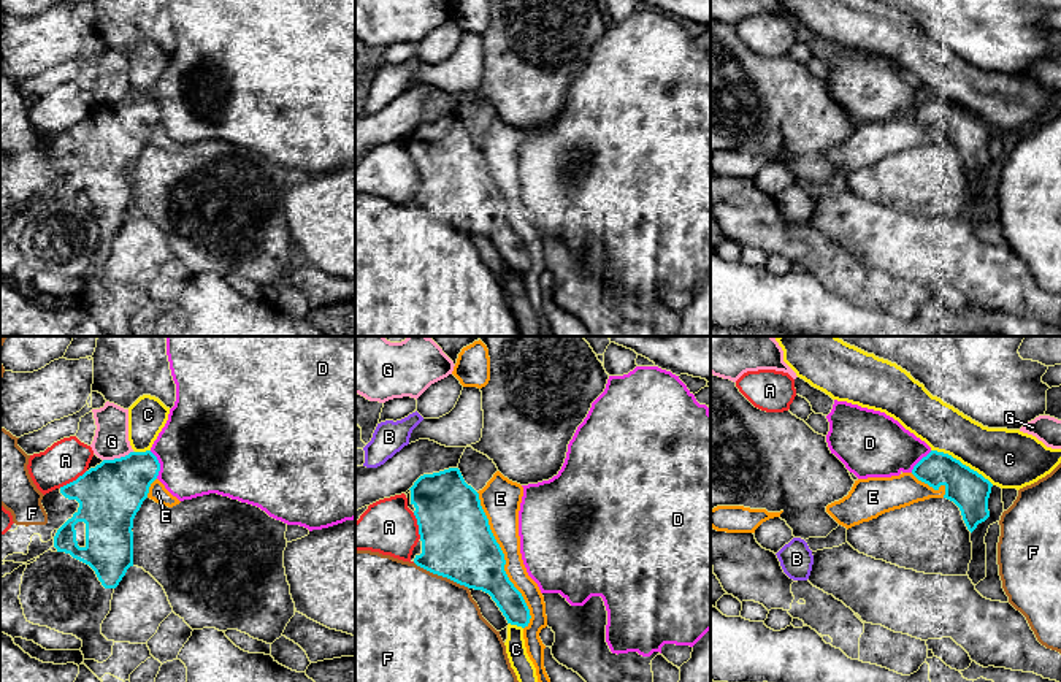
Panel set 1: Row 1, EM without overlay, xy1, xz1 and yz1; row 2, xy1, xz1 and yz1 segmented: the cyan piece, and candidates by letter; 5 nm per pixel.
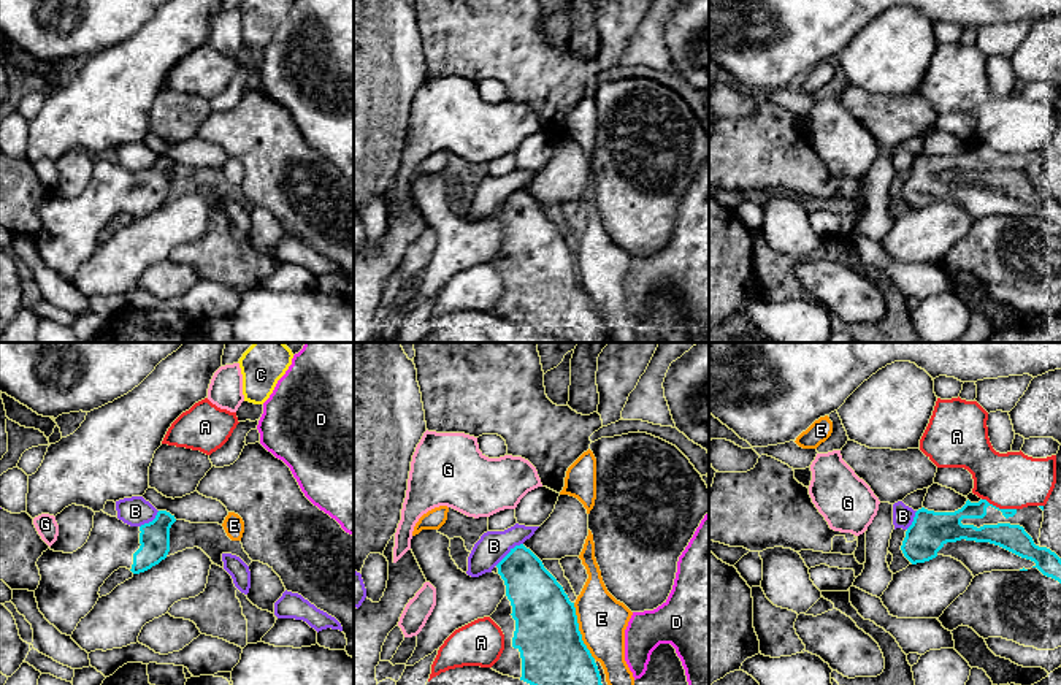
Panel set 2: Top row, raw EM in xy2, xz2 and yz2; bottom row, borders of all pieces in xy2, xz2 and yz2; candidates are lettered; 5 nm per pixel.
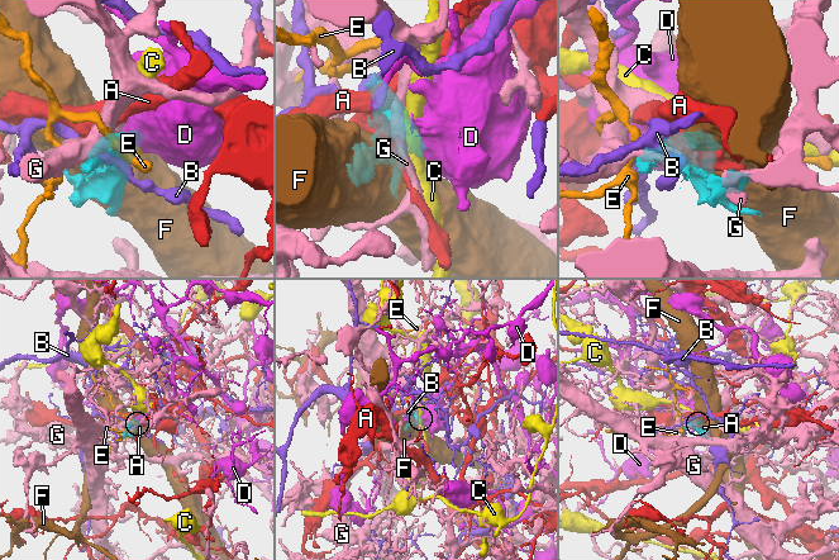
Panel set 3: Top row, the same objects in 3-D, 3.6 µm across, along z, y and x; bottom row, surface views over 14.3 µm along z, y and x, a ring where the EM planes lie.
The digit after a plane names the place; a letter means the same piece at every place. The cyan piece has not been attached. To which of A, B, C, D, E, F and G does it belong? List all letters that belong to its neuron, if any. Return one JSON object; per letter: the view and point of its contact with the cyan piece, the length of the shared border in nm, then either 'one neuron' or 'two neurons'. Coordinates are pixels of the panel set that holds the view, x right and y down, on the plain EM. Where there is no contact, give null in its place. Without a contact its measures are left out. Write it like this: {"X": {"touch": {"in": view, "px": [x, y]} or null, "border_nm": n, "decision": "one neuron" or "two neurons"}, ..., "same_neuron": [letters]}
{"A": {"touch": {"in": "yz2", "px": [998, 153]}, "border_nm": 190, "decision": "two neurons"}, "B": {"touch": {"in": "xz2", "px": [509, 197]}, "border_nm": 180, "decision": "two neurons"}, "C": {"touch": {"in": "yz1", "px": [961, 108]}, "border_nm": 360, "decision": "two neurons"}, "D": {"touch": {"in": "xy1", "px": [159, 110]}, "border_nm": 150, "decision": "two neurons"}, "E": {"touch": {"in": "xz1", "px": [505, 205]}, "border_nm": 750, "decision": "two neurons"}, "F": {"touch": {"in": "xz1", "px": [441, 219]}, "border_nm": 320, "decision": "two neurons"}, "G": {"touch": {"in": "xy1", "px": [118, 103]}, "border_nm": 160, "decision": "two neurons"}, "same_neuron": []}

